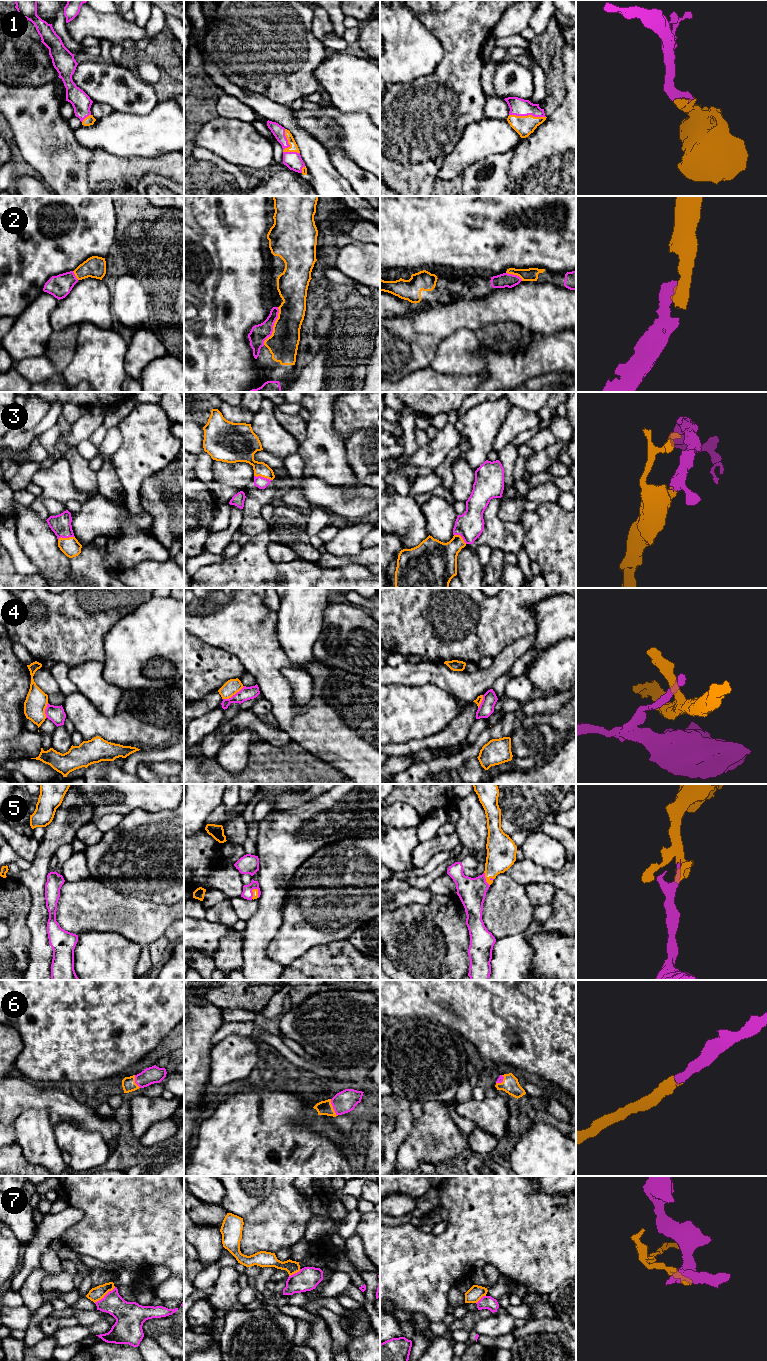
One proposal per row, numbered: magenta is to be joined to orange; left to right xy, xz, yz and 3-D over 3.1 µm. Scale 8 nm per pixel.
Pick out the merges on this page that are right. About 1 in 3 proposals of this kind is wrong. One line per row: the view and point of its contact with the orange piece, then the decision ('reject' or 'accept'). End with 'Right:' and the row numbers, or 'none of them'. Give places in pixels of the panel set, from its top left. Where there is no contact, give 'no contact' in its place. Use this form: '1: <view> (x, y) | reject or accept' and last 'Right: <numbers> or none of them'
1: xz (286, 148) | accept
2: xz (273, 326) | accept
3: xy (66, 538) | accept
4: xz (233, 694) | reject
5: yz (486, 879) | accept
6: xz (332, 1107) | accept
7: xy (104, 1295) | reject
Right: 1, 2, 3, 5, 6

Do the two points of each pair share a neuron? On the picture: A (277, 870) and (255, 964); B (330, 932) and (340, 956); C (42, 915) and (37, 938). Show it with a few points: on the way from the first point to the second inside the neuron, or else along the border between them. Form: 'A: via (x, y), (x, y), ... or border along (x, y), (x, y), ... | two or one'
A: via (271, 893), (268, 918), (257, 934), (255, 941) | one
B: border along (346, 938), (311, 948) | two
C: via (38, 921), (38, 932) | one

